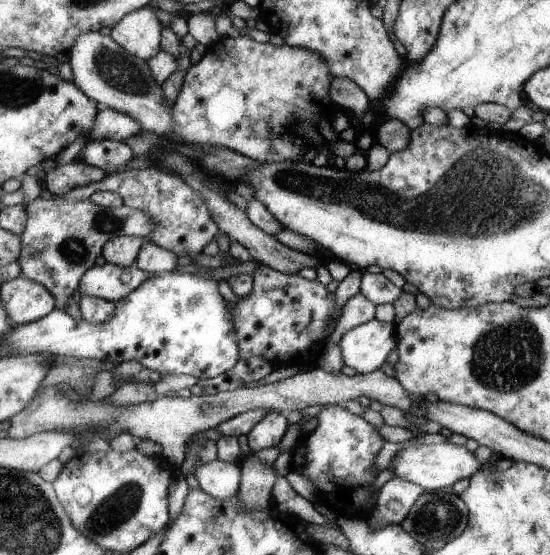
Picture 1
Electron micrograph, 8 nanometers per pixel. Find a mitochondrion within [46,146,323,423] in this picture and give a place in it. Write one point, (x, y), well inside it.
(72, 253)

